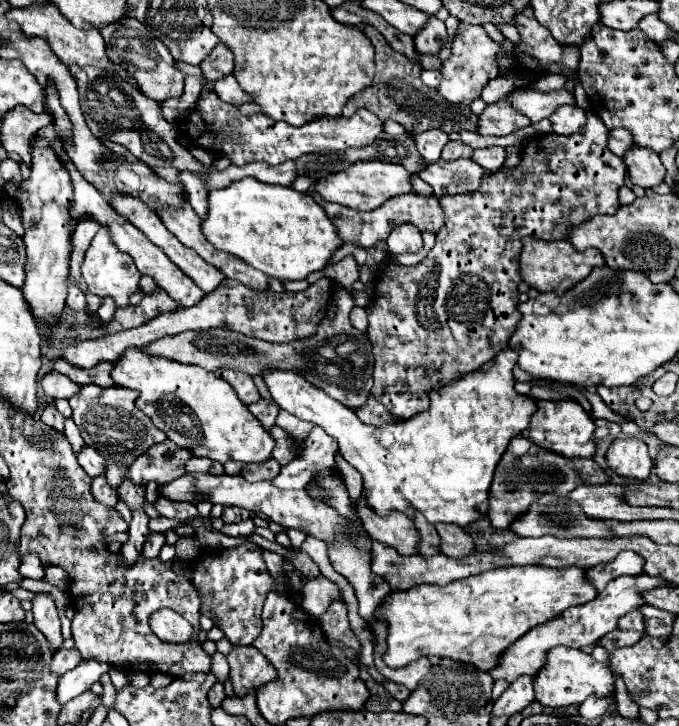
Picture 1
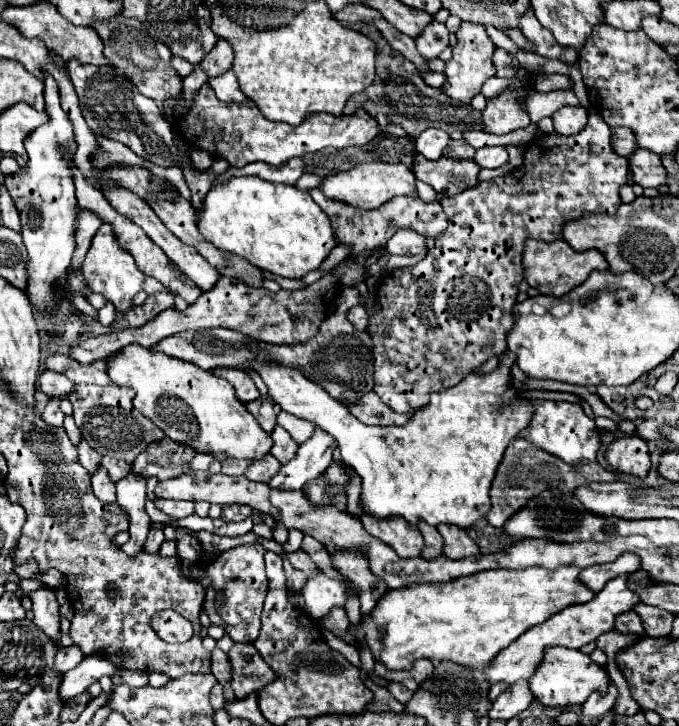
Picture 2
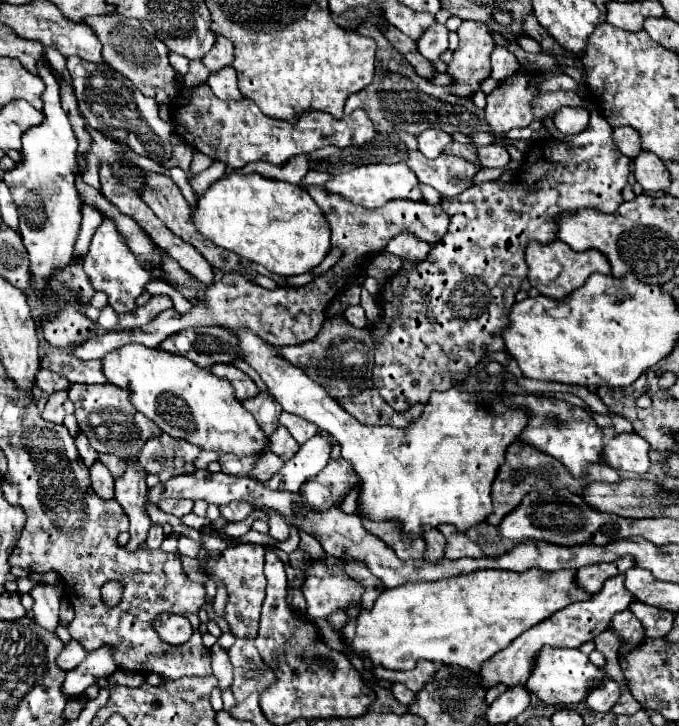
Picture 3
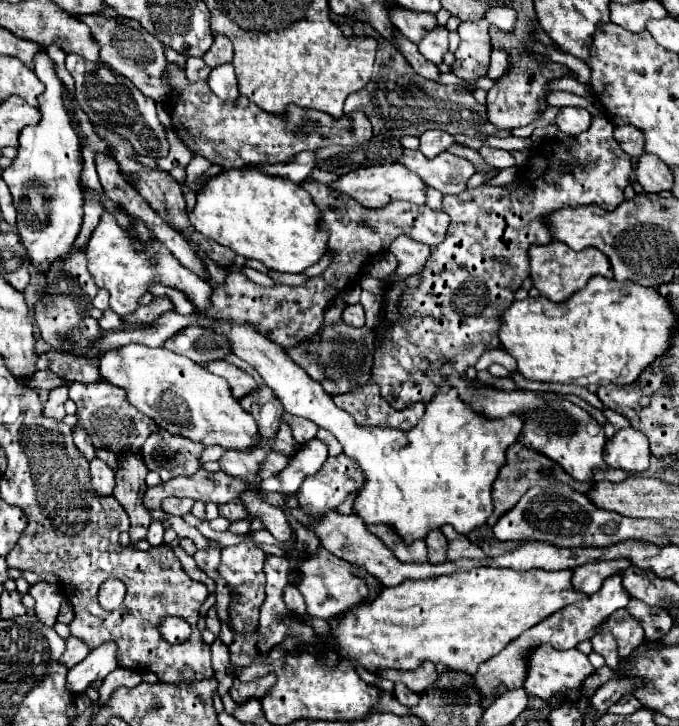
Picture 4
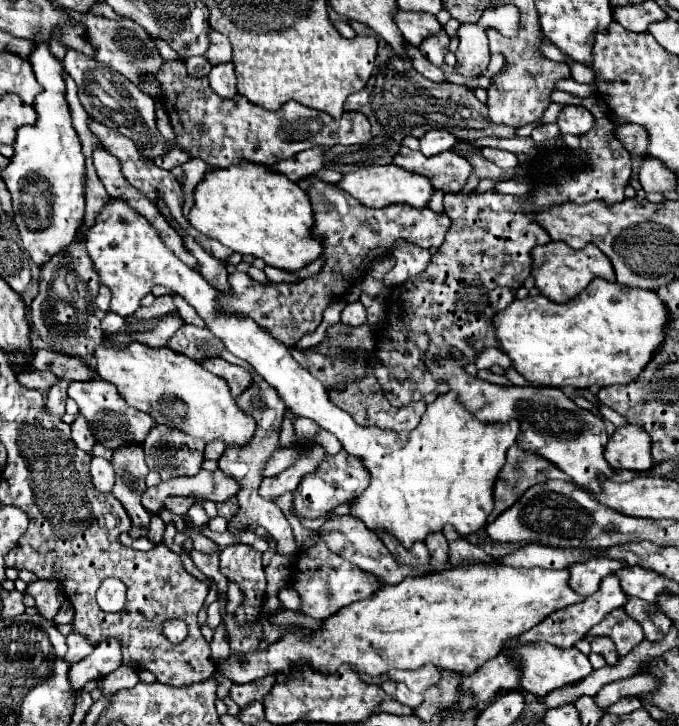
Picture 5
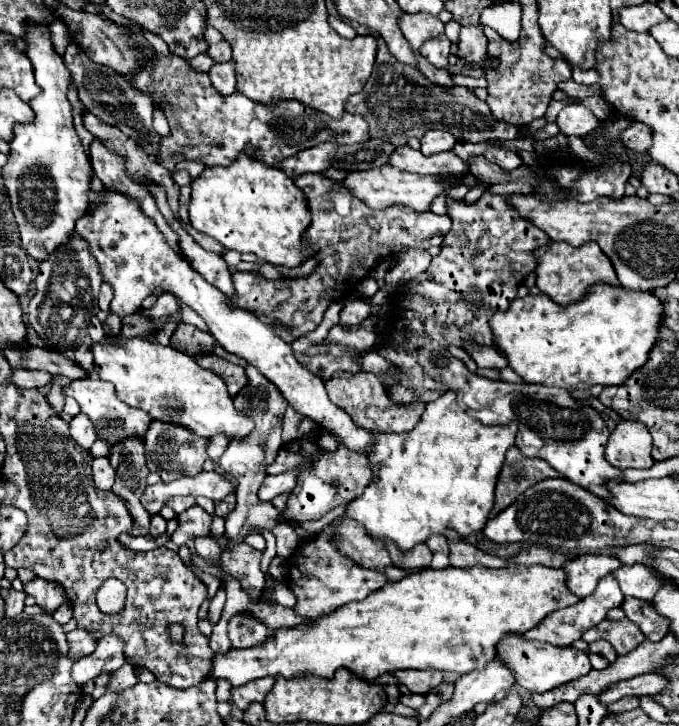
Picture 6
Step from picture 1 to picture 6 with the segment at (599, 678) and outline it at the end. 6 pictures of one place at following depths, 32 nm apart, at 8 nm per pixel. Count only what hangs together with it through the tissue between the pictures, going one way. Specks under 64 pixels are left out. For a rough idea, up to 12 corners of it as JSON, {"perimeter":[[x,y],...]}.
{"perimeter":[[510,634],[498,658],[530,692],[552,690],[592,670],[576,648]]}

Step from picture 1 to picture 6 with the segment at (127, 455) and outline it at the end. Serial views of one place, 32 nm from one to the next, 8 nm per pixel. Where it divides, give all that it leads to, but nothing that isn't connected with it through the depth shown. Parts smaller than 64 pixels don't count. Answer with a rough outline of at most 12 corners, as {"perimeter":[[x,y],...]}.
{"perimeter":[[98,376],[72,380],[66,396],[100,440],[144,438],[152,418],[124,404]]}

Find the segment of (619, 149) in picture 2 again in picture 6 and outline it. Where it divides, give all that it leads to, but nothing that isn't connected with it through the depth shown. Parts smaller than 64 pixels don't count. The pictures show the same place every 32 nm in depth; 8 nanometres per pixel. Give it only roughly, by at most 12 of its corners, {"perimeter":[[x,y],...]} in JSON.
{"perimeter":[[634,122],[620,140],[628,150],[646,152],[652,144],[648,126]]}

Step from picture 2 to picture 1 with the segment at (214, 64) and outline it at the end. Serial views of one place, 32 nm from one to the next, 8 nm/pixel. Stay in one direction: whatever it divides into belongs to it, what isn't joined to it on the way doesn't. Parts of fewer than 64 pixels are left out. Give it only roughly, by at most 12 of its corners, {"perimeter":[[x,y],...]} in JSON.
{"perimeter":[[222,42],[200,64],[210,82],[228,76],[234,56]]}

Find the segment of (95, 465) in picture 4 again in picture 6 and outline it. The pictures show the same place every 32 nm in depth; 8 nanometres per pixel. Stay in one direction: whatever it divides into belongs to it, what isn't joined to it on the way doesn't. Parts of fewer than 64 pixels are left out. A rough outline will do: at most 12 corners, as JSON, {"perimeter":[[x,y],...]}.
{"perimeter":[[108,458],[92,460],[92,480],[96,488],[110,490],[114,470]]}

